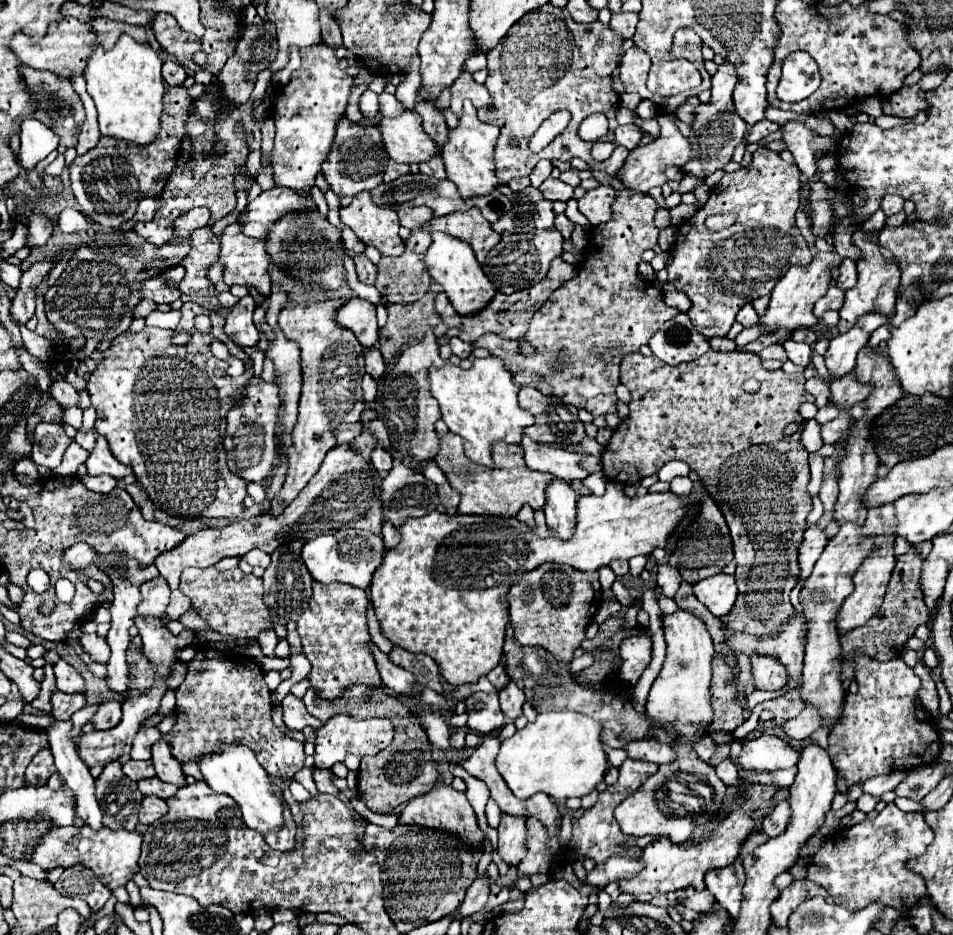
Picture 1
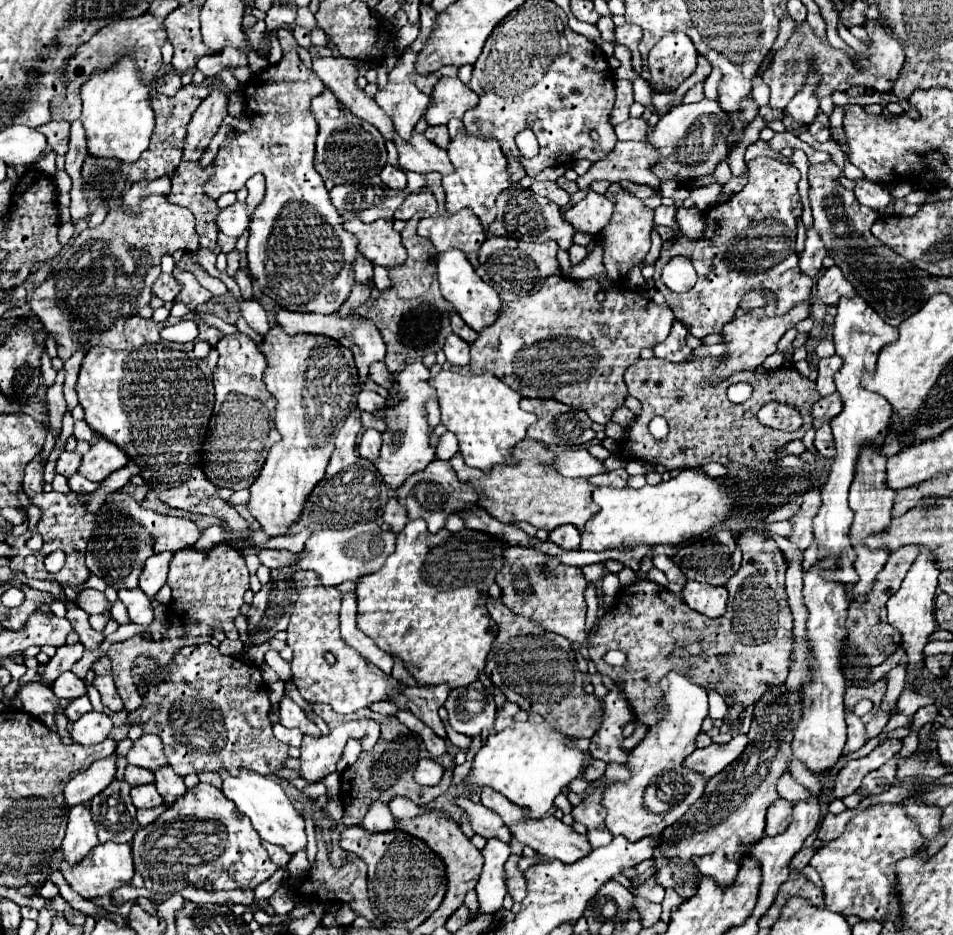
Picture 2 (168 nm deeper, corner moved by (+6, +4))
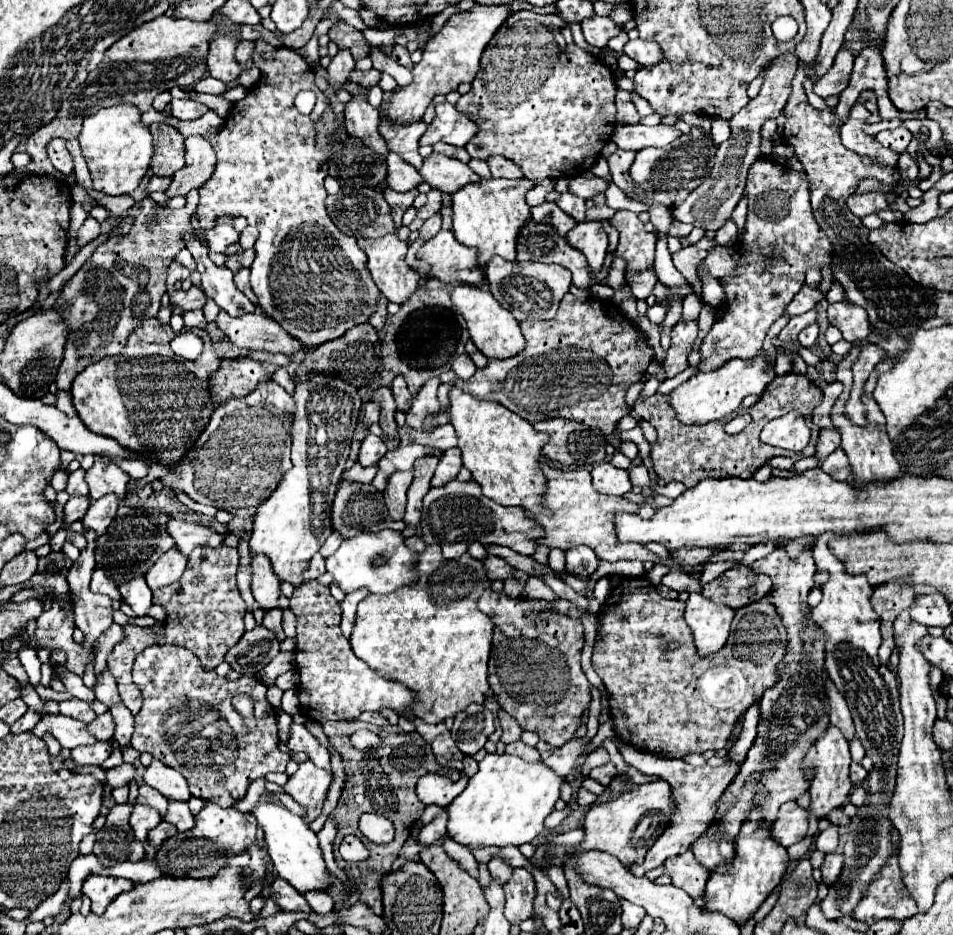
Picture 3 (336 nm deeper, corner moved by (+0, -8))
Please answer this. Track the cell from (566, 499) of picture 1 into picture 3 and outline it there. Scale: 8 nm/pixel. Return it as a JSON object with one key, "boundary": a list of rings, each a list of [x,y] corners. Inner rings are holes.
{"boundary":[[[588,546],[566,550],[566,572],[576,576],[590,576],[598,566],[598,556]]]}

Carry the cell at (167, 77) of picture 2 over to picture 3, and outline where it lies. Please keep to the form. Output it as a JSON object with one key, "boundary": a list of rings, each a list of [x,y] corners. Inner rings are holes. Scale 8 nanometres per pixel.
{"boundary":[[[172,98],[170,102],[170,112],[178,120],[196,120],[208,112],[208,108],[200,102],[186,100],[186,98]]]}

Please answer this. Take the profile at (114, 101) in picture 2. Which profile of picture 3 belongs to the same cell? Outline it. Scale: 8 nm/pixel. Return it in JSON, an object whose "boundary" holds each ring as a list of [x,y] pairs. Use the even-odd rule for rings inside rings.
{"boundary":[[[120,102],[110,108],[100,108],[96,114],[84,120],[78,140],[88,162],[88,170],[92,174],[94,190],[110,196],[128,194],[134,192],[146,176],[154,156],[154,144],[150,128],[140,118],[142,112],[138,110],[138,106],[130,102]]]}

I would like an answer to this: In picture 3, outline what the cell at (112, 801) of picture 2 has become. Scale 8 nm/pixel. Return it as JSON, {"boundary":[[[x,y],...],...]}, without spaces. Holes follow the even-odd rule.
{"boundary":[[[114,804],[106,816],[106,824],[96,832],[94,854],[98,854],[104,866],[116,866],[120,862],[144,860],[144,842],[134,836],[130,826],[130,814],[134,804]]]}

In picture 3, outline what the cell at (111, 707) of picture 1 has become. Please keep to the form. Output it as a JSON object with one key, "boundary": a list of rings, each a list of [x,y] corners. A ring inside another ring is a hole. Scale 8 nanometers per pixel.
{"boundary":[[[98,740],[88,746],[76,746],[72,750],[72,760],[76,764],[94,764],[102,766],[102,762],[112,754],[112,744],[106,740]]]}

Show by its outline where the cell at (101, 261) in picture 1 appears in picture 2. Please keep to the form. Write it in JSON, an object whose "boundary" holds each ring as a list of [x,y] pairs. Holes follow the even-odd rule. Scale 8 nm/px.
{"boundary":[[[150,194],[140,202],[140,214],[132,214],[126,208],[110,208],[106,220],[90,230],[84,230],[78,234],[66,250],[60,254],[64,256],[64,262],[68,262],[72,256],[72,262],[68,264],[68,276],[72,274],[74,286],[72,288],[60,288],[58,276],[48,276],[44,284],[40,284],[30,300],[30,310],[38,316],[38,320],[44,324],[44,328],[54,336],[54,342],[58,346],[58,356],[62,360],[68,360],[78,350],[90,350],[94,346],[108,346],[112,350],[124,350],[124,322],[128,316],[136,316],[138,310],[146,304],[150,304],[152,298],[152,284],[158,278],[160,272],[160,258],[164,254],[172,254],[176,250],[198,250],[198,234],[194,230],[194,218],[188,208],[180,208],[176,204],[170,204],[166,196],[162,194]]]}

